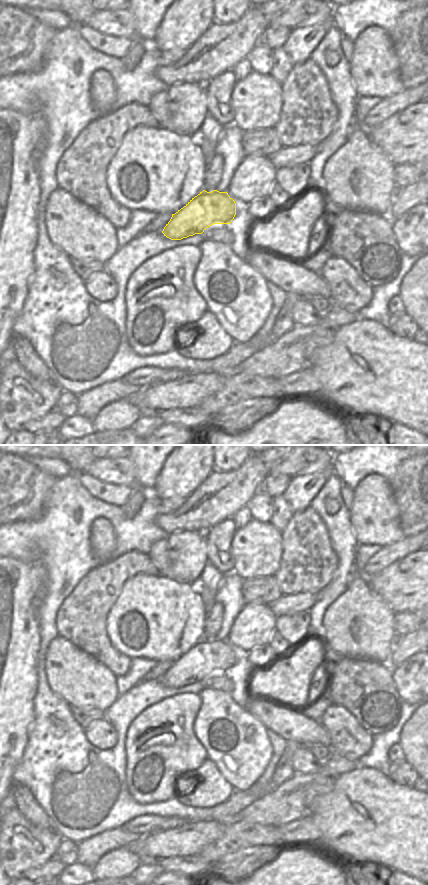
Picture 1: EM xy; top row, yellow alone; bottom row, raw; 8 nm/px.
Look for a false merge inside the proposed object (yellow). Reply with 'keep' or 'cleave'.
keep

